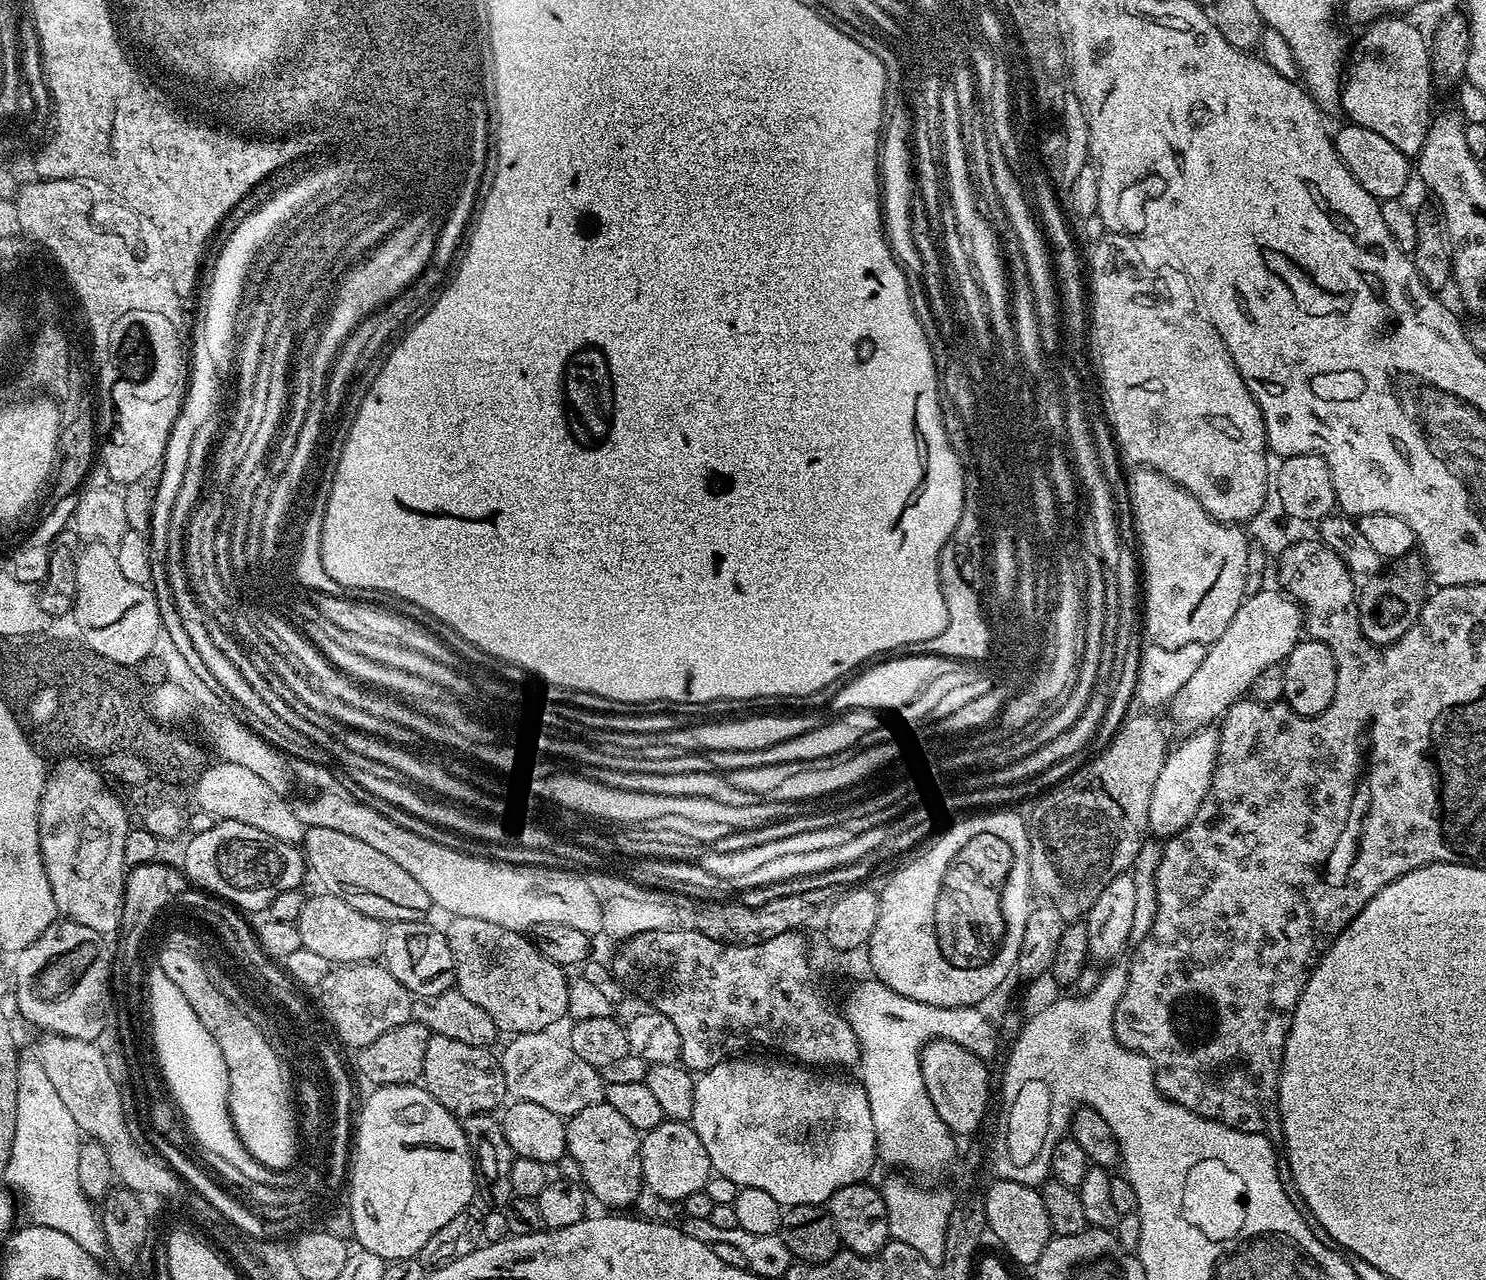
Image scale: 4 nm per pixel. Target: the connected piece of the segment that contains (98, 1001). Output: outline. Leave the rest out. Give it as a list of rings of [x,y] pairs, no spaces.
[[[67,918],[57,919],[26,950],[15,957],[14,996],[20,1012],[32,1024],[45,1028],[48,1034],[56,1033],[70,1039],[95,1041],[104,1027],[110,1024],[108,1002],[110,1006],[110,977],[112,976],[113,953],[108,953],[105,937]]]

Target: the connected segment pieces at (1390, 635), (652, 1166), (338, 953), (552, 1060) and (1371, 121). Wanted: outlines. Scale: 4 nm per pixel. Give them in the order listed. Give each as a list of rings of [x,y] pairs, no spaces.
[[[1419,555],[1401,556],[1389,572],[1376,576],[1368,585],[1358,592],[1360,606],[1360,629],[1370,643],[1383,646],[1394,643],[1418,618],[1426,599],[1424,580],[1426,584],[1426,565]]]
[[[665,1118],[661,1124],[643,1133],[640,1161],[643,1187],[664,1200],[683,1202],[690,1194],[704,1191],[706,1182],[714,1174],[710,1154],[706,1154],[706,1146],[702,1146],[702,1138],[698,1138],[691,1123],[683,1120]]]
[[[309,895],[305,899],[300,919],[295,923],[297,930],[301,932],[303,948],[314,950],[314,954],[322,954],[322,958],[336,966],[375,961],[384,951],[385,925],[354,910],[354,906],[342,902],[342,898],[319,895]]]
[[[517,1032],[499,1053],[502,1066],[504,1091],[513,1101],[535,1102],[554,1114],[570,1118],[586,1106],[594,1106],[604,1099],[604,1077],[590,1062],[578,1058],[567,1039],[552,1036],[547,1032]]]
[[[1393,14],[1391,16],[1381,16],[1373,19],[1371,23],[1367,25],[1368,28],[1360,37],[1356,40],[1356,45],[1351,45],[1350,59],[1346,64],[1346,75],[1342,80],[1342,87],[1340,89],[1340,102],[1339,107],[1344,108],[1344,112],[1348,115],[1347,119],[1353,124],[1358,126],[1366,126],[1366,130],[1374,130],[1374,134],[1382,134],[1382,138],[1386,138],[1386,142],[1390,142],[1394,146],[1398,146],[1398,150],[1402,150],[1402,154],[1409,158],[1419,157],[1422,146],[1426,142],[1426,134],[1428,133],[1428,127],[1432,125],[1432,118],[1434,115],[1434,107],[1432,108],[1432,84],[1434,84],[1434,77],[1431,68],[1431,62],[1429,60],[1429,41],[1424,38],[1423,34],[1411,24],[1410,21],[1404,20],[1403,15]]]

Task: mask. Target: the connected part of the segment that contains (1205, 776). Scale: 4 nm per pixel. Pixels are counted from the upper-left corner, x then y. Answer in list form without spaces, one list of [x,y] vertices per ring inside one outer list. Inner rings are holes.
[[[1209,726],[1197,728],[1187,736],[1190,737],[1169,751],[1164,759],[1162,774],[1158,774],[1158,782],[1154,782],[1154,790],[1150,794],[1150,814],[1147,816],[1146,828],[1156,838],[1177,836],[1191,820],[1196,819],[1198,810],[1209,799],[1212,790],[1216,755],[1220,752],[1219,731]]]

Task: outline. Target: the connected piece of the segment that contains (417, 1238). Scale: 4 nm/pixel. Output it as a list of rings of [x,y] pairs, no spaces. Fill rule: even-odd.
[[[413,1082],[381,1084],[371,1091],[359,1105],[362,1122],[353,1181],[355,1219],[351,1223],[351,1235],[356,1236],[360,1248],[370,1250],[370,1254],[378,1254],[378,1258],[386,1262],[410,1260],[419,1257],[422,1246],[426,1246],[426,1242],[430,1242],[430,1238],[438,1234],[454,1214],[473,1203],[472,1195],[478,1192],[476,1164],[472,1160],[472,1148],[466,1142],[463,1123],[436,1101],[427,1088]]]

